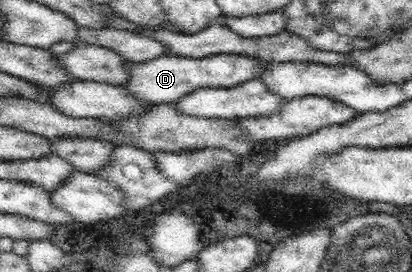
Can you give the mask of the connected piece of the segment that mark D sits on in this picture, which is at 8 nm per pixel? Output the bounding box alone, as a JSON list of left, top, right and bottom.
[118,54,264,105]

